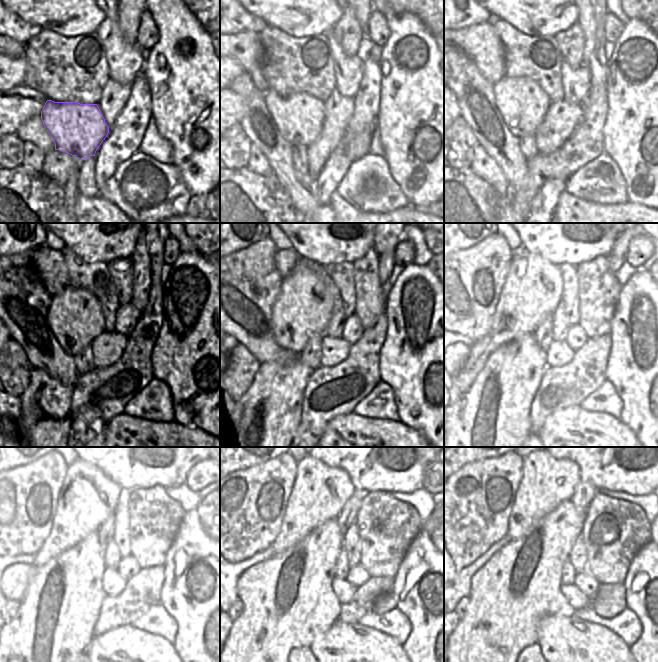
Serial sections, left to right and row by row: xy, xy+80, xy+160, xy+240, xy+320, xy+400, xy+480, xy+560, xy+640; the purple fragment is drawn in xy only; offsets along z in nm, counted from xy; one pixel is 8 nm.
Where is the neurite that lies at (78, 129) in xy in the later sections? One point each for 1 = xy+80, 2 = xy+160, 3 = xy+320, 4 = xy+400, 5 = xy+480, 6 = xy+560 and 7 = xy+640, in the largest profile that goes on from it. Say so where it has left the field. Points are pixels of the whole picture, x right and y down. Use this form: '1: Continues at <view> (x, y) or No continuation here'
1: Continues at xy+80 (299, 118)
2: Continues at xy+160 (522, 104)
3: Continues at xy+320 (302, 308)
4: Continues at xy+400 (532, 291)
5: Continues at xy+480 (88, 497)
6: Continues at xy+560 (319, 492)
7: Continues at xy+640 (546, 482).

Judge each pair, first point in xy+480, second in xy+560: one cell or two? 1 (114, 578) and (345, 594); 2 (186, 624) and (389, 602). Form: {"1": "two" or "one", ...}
{"1": "one", "2": "two"}

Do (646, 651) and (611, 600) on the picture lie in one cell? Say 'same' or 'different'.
different

